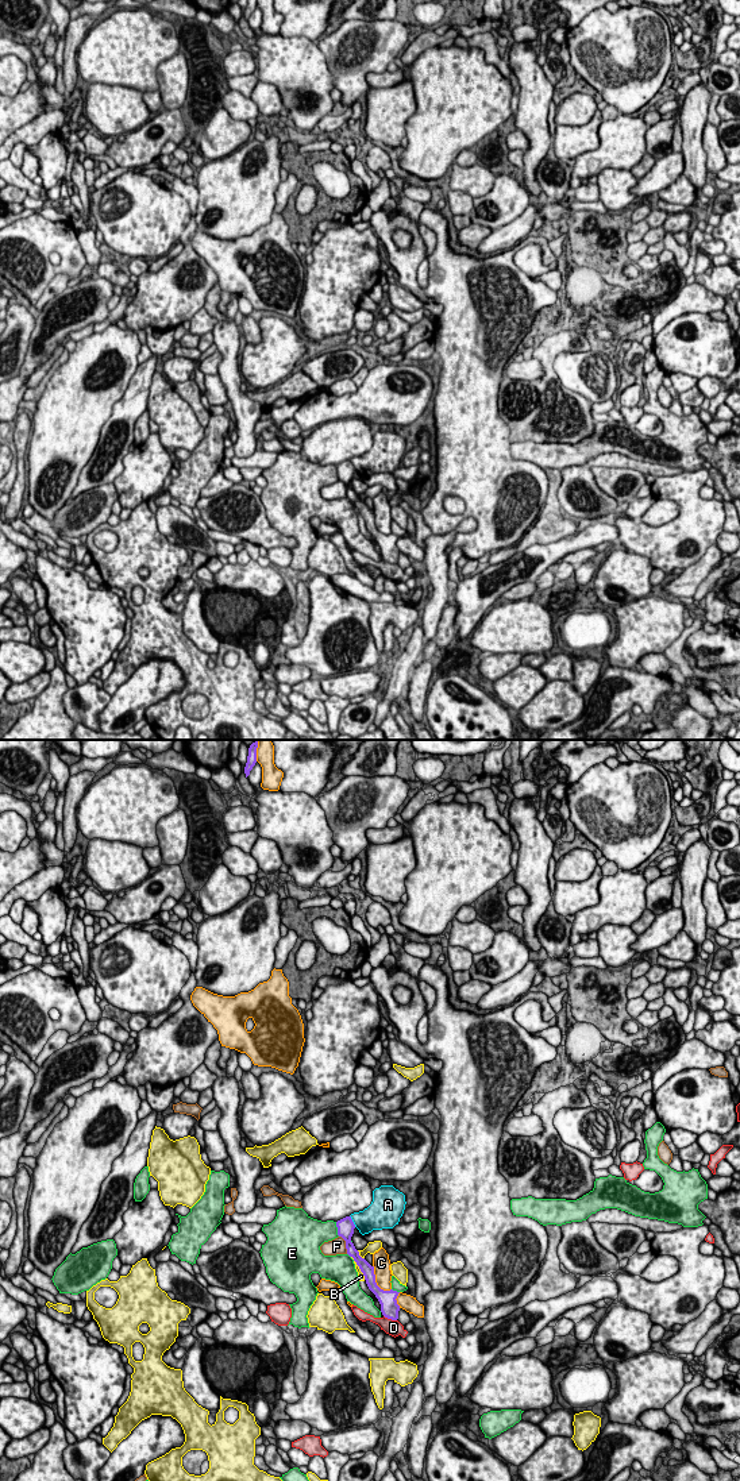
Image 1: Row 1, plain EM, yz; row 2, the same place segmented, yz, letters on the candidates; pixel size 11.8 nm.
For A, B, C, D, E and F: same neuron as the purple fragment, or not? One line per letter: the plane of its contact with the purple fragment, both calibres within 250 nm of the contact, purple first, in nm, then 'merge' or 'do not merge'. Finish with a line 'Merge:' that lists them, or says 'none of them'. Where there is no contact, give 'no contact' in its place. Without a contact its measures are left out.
A: yz | 200/280 nm | do not merge
B: yz | 140/140 nm | do not merge
C: yz | 190/220 nm | do not merge
D: yz | 220/190 nm | do not merge
E: yz | 200/280 nm | do not merge
F: yz | 200/190 nm | do not merge
Merge: none of them

